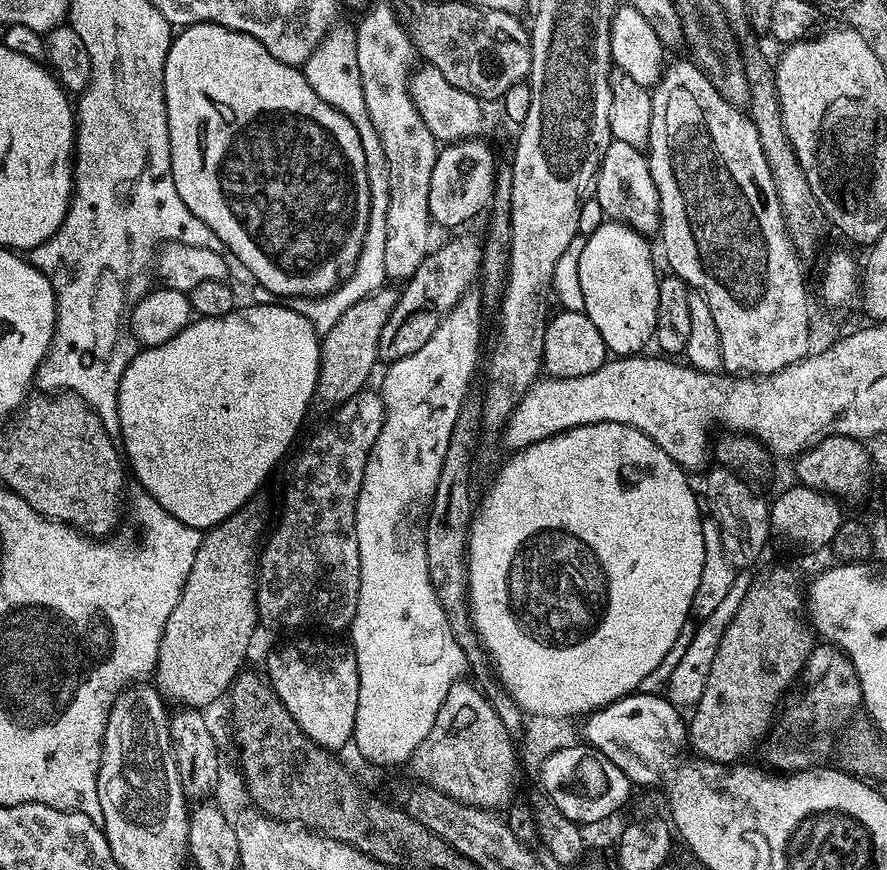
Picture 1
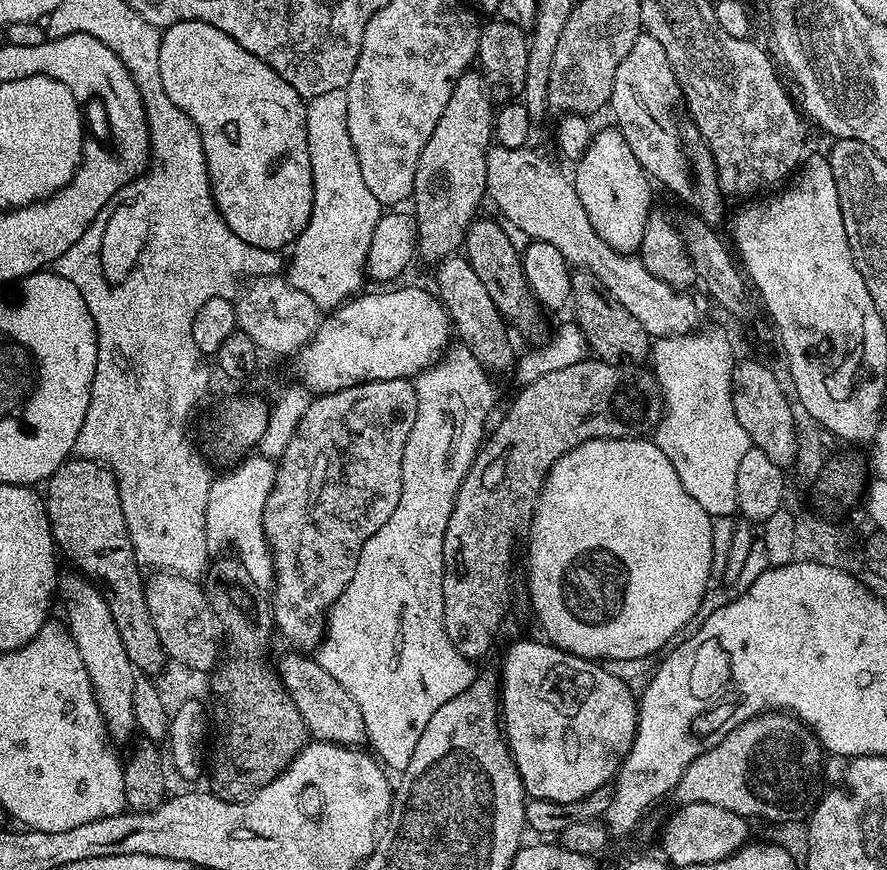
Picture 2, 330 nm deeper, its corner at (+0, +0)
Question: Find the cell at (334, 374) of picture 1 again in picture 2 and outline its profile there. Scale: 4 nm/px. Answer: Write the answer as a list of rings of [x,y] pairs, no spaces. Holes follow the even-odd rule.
[[[476,70],[464,72],[462,78],[458,78],[458,82],[454,86],[454,94],[450,94],[450,102],[446,102],[446,110],[442,110],[442,118],[438,118],[438,126],[434,126],[434,134],[430,134],[430,142],[426,142],[426,146],[422,146],[422,154],[418,154],[418,170],[414,170],[410,204],[416,207],[414,209],[414,215],[416,217],[416,246],[419,259],[422,258],[424,260],[432,260],[431,262],[439,262],[465,247],[468,228],[477,219],[478,213],[476,211],[479,210],[480,203],[485,203],[488,190],[486,186],[486,153],[494,140],[494,107],[492,108],[492,106],[494,106],[494,100],[489,93],[489,89],[486,87],[484,76]]]

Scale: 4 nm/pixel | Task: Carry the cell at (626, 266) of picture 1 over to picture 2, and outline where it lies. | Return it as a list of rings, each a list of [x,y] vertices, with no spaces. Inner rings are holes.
[[[615,126],[604,128],[593,135],[584,156],[575,165],[576,193],[586,206],[590,226],[598,230],[598,238],[618,252],[632,254],[642,242],[649,212],[653,211],[650,177],[634,158],[634,150],[626,146],[626,138]]]

